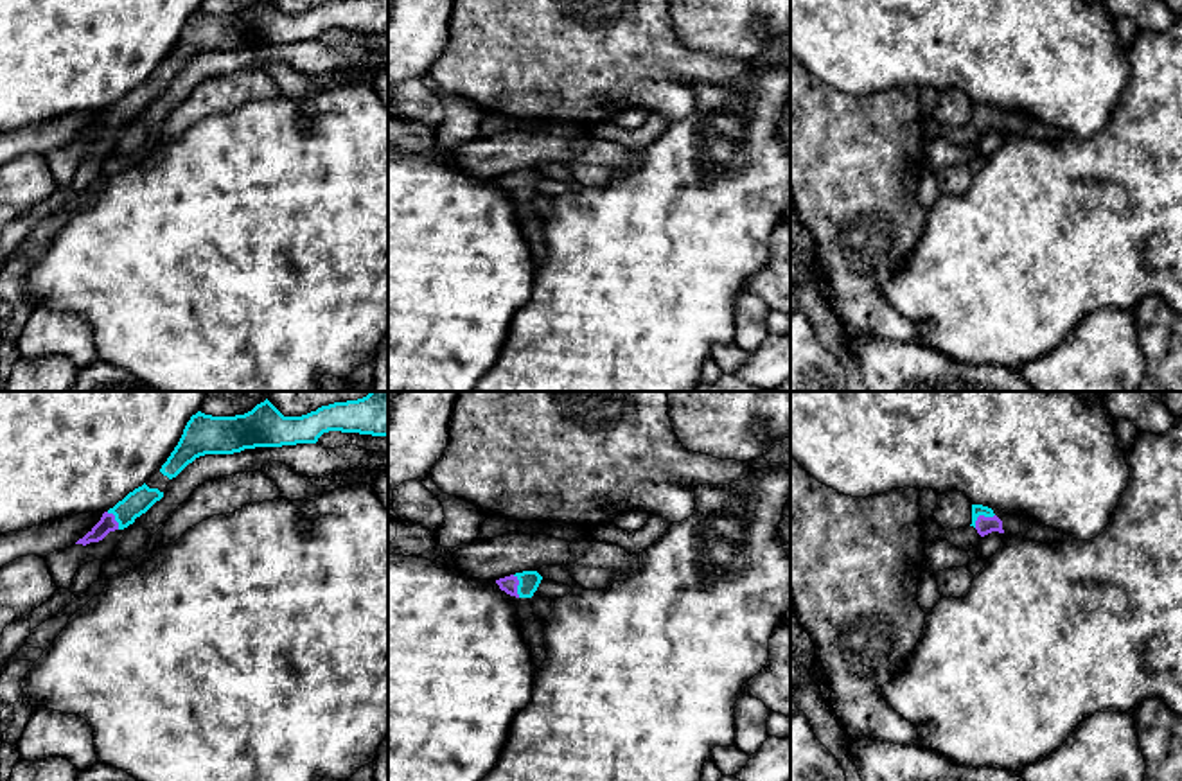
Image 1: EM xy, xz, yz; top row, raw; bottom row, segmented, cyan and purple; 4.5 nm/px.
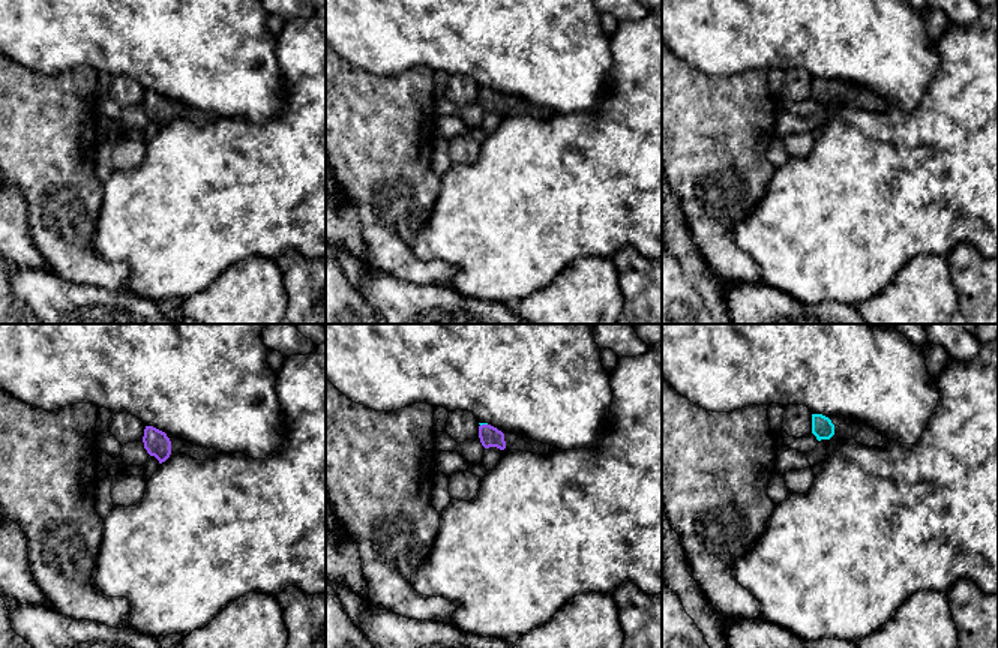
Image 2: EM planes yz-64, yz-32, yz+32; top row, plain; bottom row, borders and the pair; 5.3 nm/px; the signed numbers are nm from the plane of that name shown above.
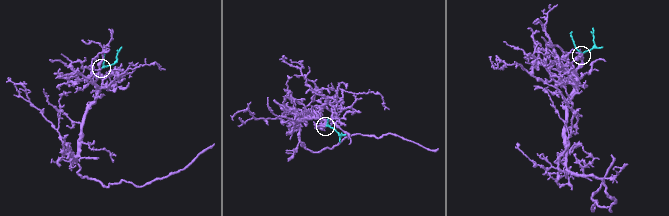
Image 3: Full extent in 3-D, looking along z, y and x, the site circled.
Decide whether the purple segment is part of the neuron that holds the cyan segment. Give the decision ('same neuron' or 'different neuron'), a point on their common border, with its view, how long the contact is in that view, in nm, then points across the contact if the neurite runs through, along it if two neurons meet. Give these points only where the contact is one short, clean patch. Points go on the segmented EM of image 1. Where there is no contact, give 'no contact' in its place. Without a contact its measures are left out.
same neuron | yz (981, 514) | 110 nm | across yz (978, 510), (981, 514), (983, 525)

